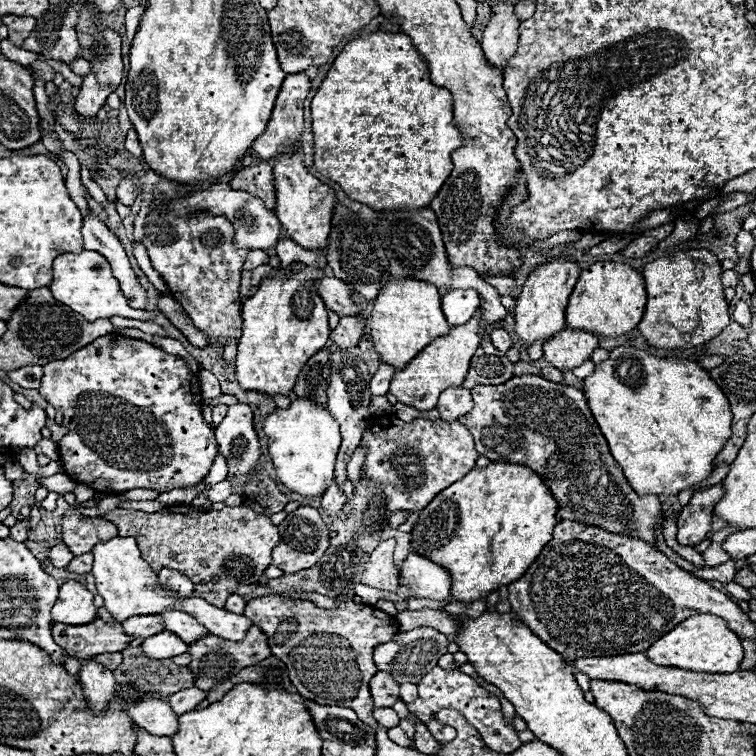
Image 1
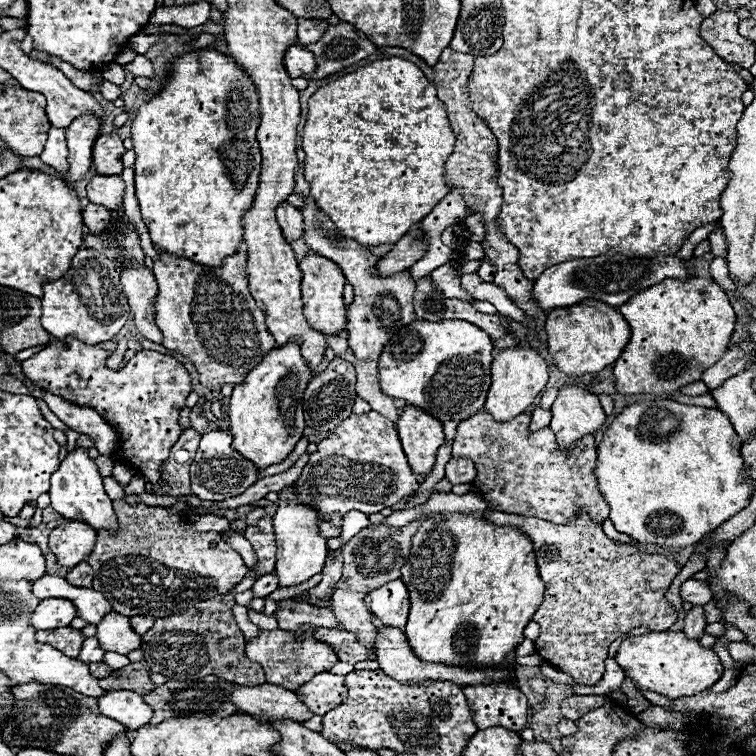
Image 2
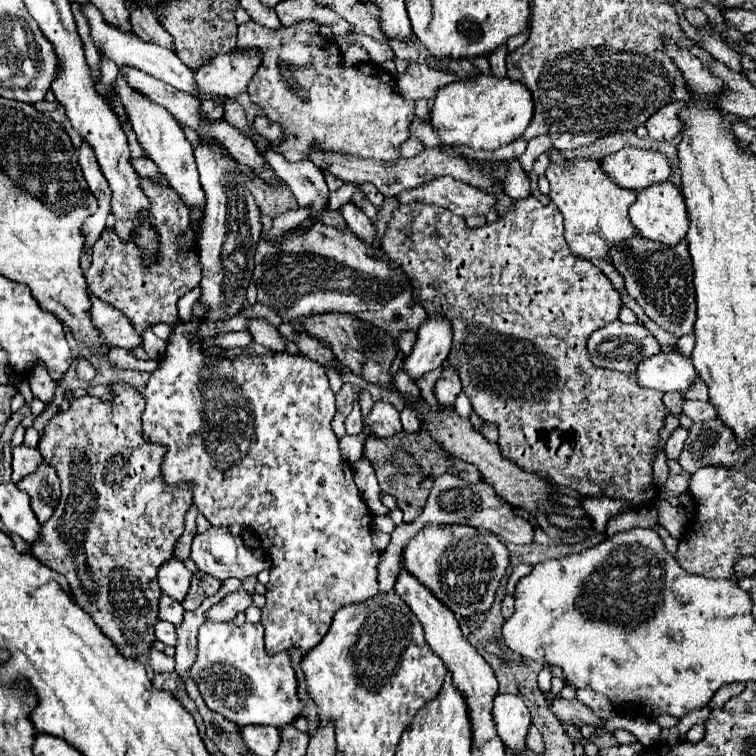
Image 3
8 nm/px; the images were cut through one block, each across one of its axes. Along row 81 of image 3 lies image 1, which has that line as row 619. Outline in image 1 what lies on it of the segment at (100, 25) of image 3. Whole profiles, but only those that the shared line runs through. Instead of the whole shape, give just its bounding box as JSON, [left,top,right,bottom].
[158,610,208,644]

